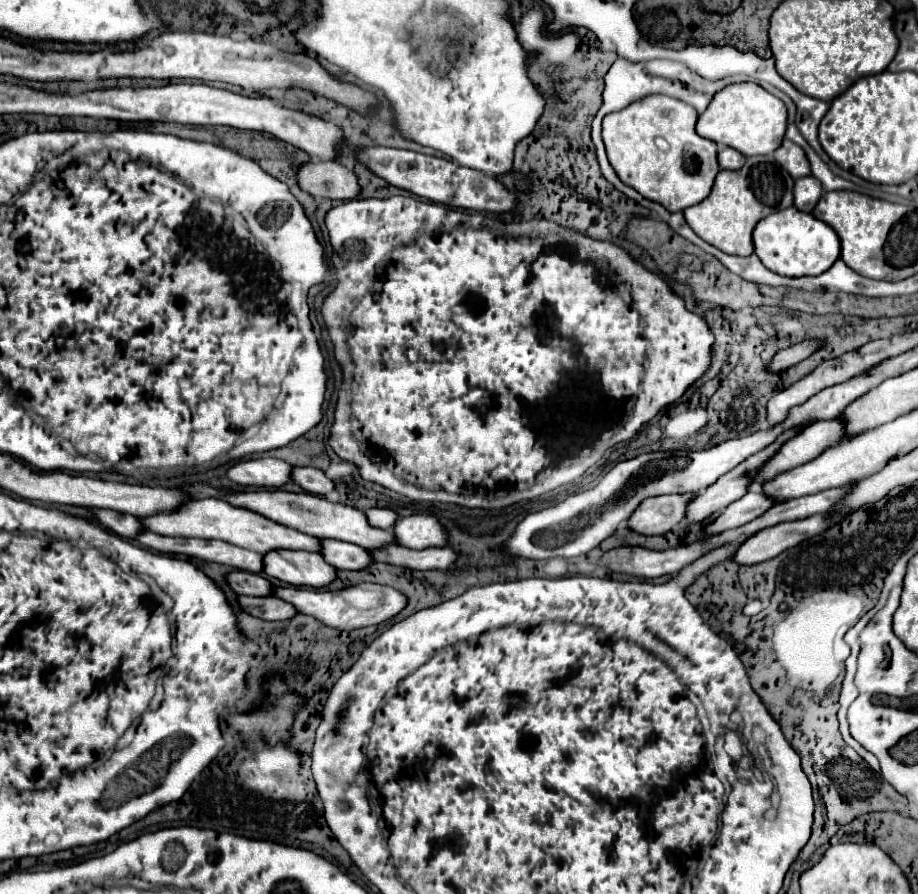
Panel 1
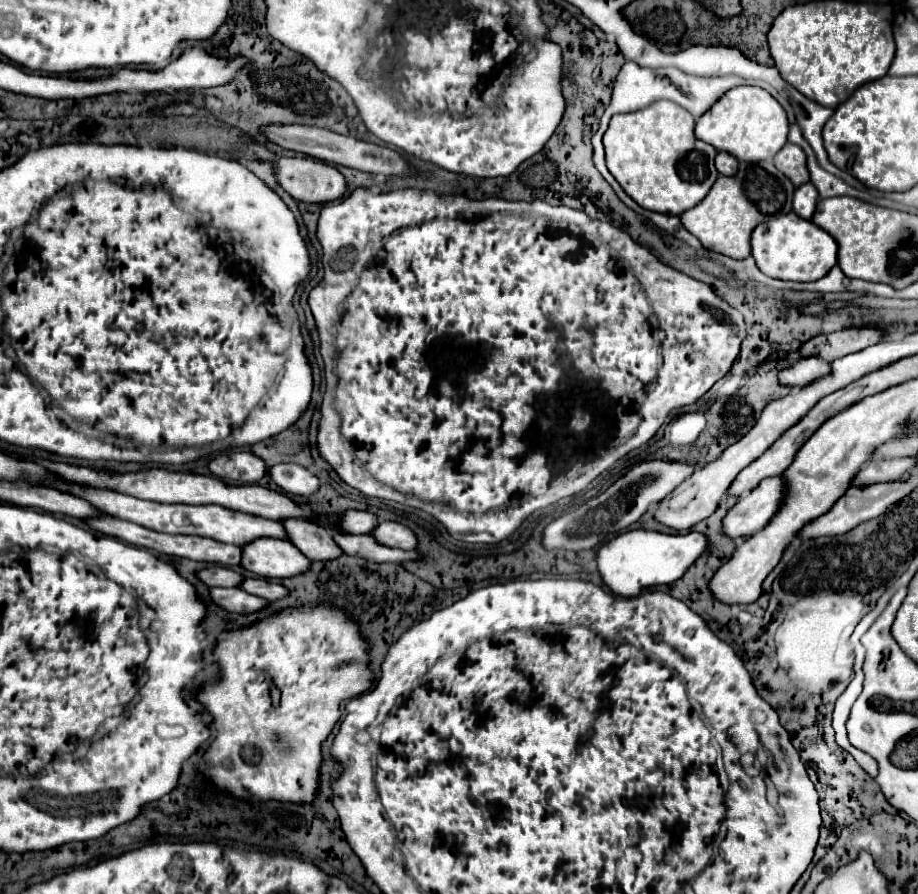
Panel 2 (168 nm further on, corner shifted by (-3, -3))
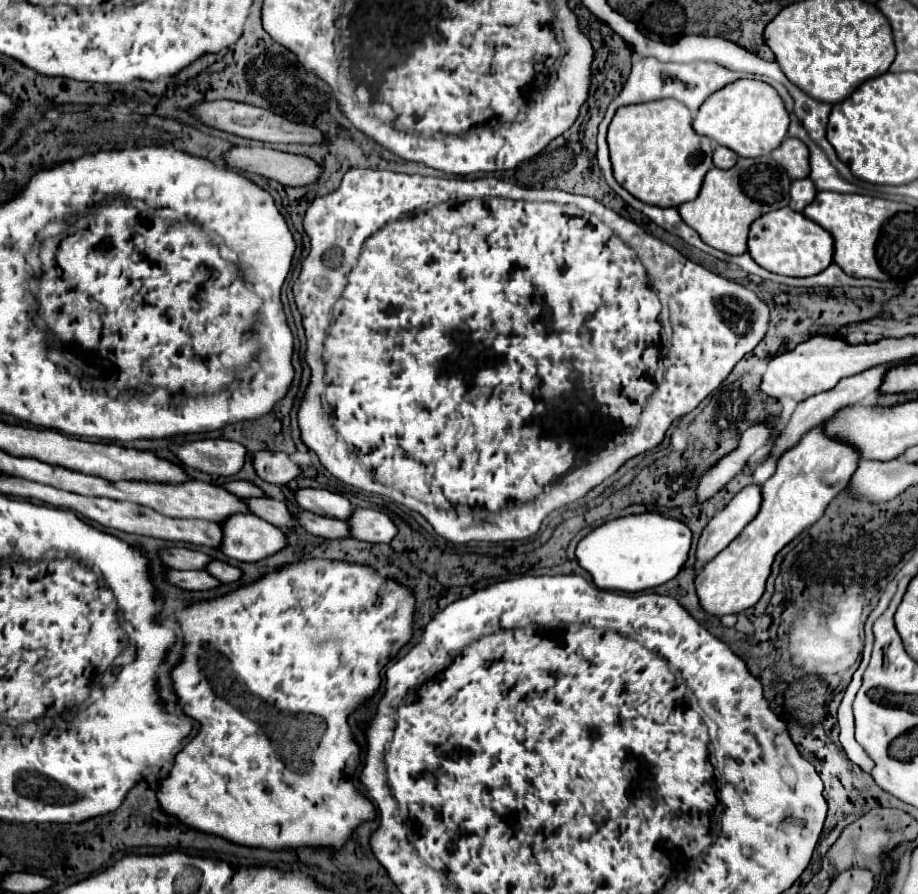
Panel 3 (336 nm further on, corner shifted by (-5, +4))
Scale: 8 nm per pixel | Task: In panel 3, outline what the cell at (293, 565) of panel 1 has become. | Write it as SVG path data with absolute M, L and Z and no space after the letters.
M237 514L223 524L221 552L241 562L259 562L287 548L287 536L281 528L257 518L255 514Z

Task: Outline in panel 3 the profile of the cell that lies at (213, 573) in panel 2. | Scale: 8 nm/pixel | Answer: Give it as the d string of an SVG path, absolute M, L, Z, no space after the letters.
M189 548L163 550L161 558L169 568L175 568L175 570L205 570L207 564L213 560L211 556Z

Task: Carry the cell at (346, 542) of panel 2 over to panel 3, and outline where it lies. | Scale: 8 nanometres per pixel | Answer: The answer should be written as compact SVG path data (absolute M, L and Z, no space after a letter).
M297 510L297 522L307 532L311 532L315 536L321 536L321 538L339 540L339 538L349 538L351 536L351 528L347 528L347 522L333 520L333 518L323 518L323 516L317 516L317 514L307 512L307 510Z

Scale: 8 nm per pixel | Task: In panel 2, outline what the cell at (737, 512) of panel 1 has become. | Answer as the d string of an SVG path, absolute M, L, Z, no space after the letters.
M631 529L619 533L611 541L597 549L597 571L603 583L621 597L637 597L647 587L669 585L695 563L695 559L705 551L705 535L691 531L683 535L659 533L649 529Z

